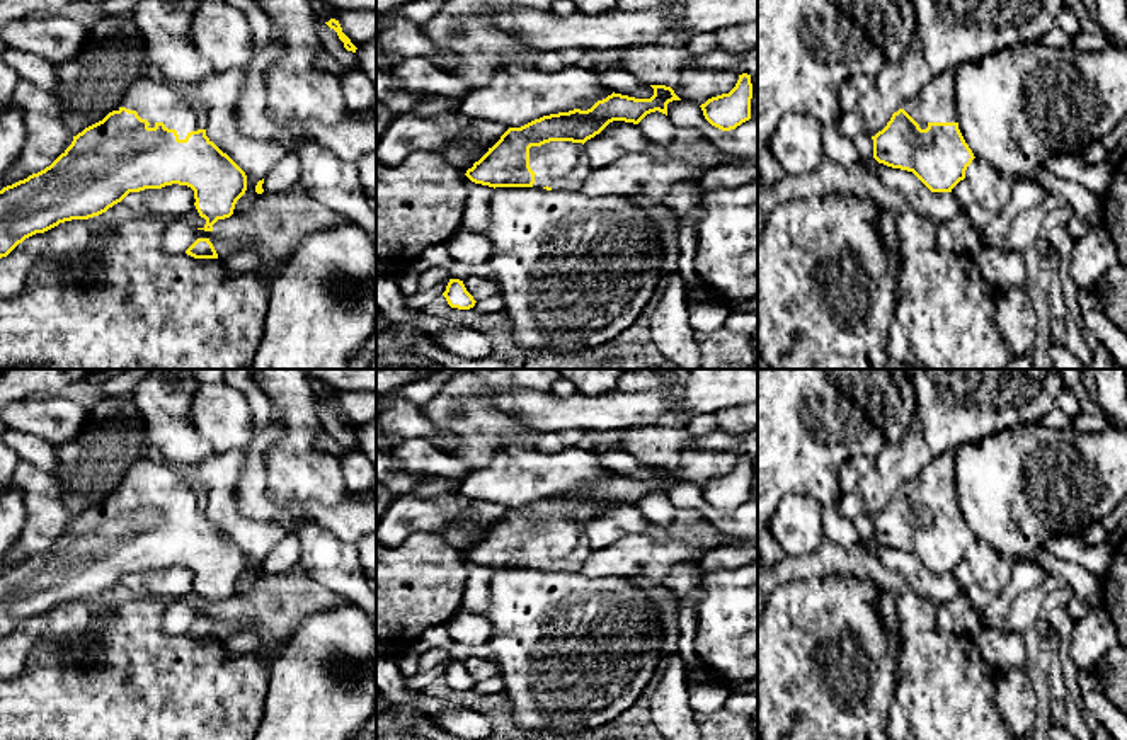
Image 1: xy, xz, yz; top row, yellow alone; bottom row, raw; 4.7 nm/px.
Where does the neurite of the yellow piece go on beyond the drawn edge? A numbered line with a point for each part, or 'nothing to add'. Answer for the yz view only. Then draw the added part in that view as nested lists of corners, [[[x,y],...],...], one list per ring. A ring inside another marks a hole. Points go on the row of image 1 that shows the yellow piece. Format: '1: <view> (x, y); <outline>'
1: yz (935, 101); [[[953,70],[933,75],[902,109],[921,129],[926,129],[930,122],[958,122],[953,104]]]

